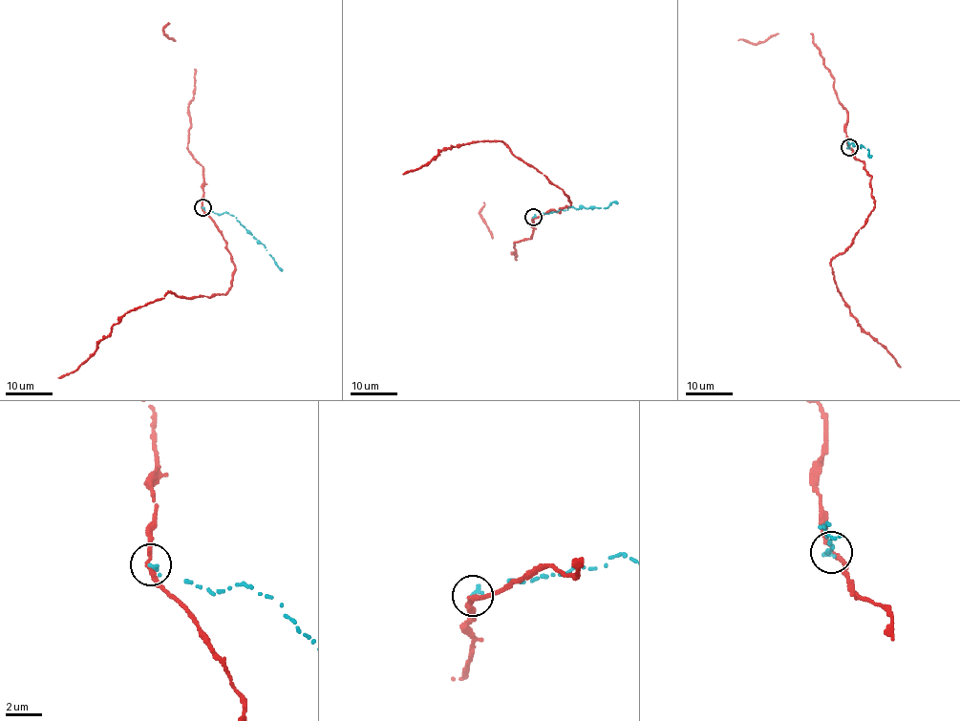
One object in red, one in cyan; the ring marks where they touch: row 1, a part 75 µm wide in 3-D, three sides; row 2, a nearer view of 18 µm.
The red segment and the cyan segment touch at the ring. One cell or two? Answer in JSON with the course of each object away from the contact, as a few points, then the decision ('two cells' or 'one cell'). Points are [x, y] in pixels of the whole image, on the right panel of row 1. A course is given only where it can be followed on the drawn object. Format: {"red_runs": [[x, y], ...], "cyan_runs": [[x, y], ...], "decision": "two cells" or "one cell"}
{"red_runs": [[849, 147], [871, 176], [874, 207], [846, 250], [833, 257], [833, 279], [858, 324], [885, 348], [900, 367]], "cyan_runs": [[849, 147], [847, 140], [869, 150], [868, 156], [870, 157]], "decision": "two cells"}

